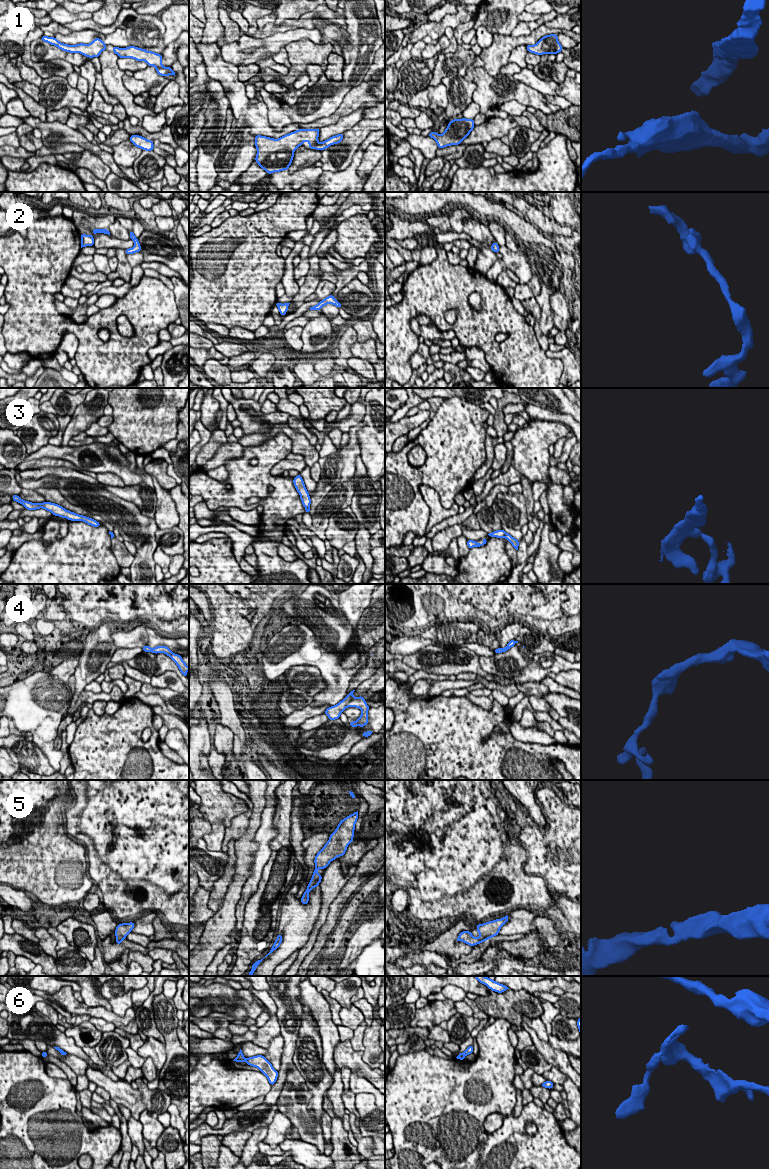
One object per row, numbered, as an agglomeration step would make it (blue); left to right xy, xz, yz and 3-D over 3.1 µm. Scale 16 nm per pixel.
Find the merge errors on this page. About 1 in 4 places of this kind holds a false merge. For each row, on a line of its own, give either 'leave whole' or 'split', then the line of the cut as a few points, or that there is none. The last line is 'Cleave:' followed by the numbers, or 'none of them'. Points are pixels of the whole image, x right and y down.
1: leave whole | no cut
2: leave whole | no cut
3: split | yz (506, 533), (504, 535)
4: leave whole | no cut
5: leave whole | no cut
6: leave whole | no cut
Cleave: 3

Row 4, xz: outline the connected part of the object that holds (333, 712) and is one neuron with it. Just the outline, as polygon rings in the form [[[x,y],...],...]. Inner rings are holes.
[[[355,690],[347,694],[346,697],[338,704],[330,706],[325,710],[324,714],[328,716],[329,720],[339,719],[340,714],[347,707],[356,707],[361,709],[361,715],[357,721],[352,721],[351,723],[349,723],[350,727],[364,727],[368,724],[368,710],[370,709],[370,707],[367,705],[363,696],[354,697],[354,691]]]

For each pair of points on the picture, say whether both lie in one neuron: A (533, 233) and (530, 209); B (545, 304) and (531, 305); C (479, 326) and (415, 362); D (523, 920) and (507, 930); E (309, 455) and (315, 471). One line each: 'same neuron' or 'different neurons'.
A: different neurons
B: different neurons
C: different neurons
D: same neuron
E: different neurons

